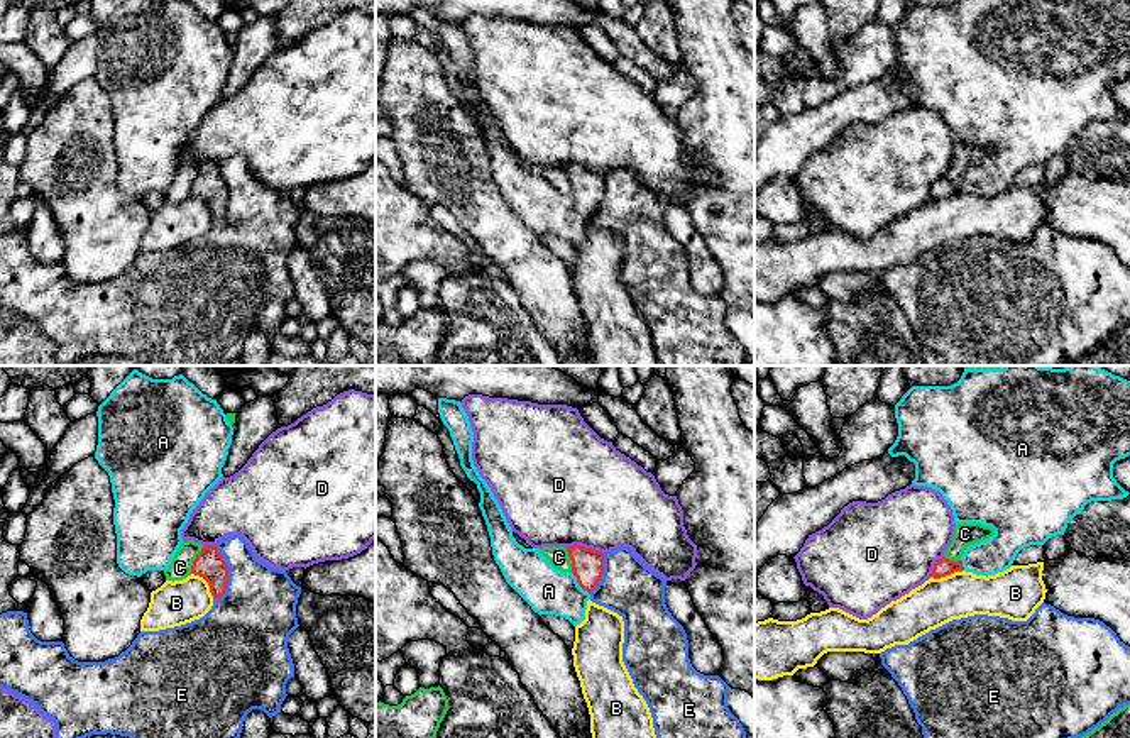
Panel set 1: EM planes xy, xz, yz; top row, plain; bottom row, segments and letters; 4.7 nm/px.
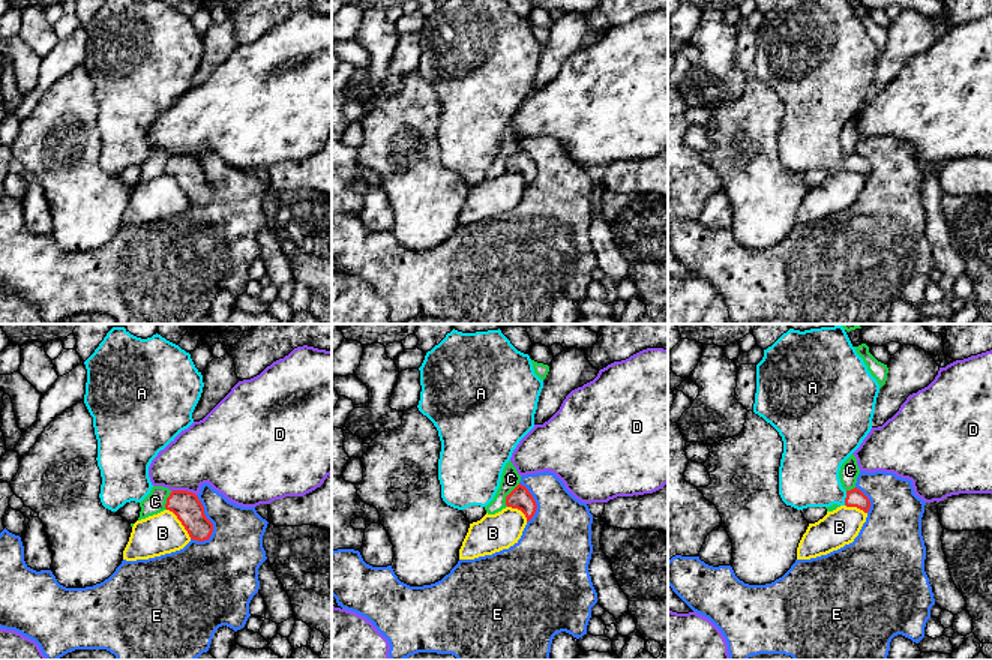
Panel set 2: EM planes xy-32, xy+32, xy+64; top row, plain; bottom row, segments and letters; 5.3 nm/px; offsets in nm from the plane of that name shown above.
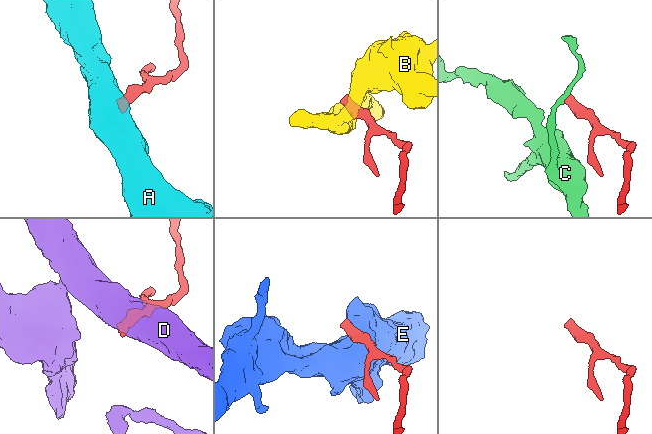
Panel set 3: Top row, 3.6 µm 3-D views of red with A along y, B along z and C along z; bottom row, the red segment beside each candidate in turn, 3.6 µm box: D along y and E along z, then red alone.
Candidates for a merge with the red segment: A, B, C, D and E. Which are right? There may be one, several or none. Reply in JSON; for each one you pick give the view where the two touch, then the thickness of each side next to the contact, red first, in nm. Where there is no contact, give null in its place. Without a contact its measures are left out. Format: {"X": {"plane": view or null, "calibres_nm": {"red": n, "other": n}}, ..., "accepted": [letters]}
{"A": {"plane": "xz", "calibres_nm": {"red": 160, "other": 220}}, "accepted": ["A"]}

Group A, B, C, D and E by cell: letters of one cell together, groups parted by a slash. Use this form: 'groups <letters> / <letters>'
groups A / B / C / D / E

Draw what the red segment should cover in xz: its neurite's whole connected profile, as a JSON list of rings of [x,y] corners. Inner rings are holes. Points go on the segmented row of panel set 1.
[[[438,398],[438,413],[443,425],[448,428],[453,440],[455,450],[460,459],[460,465],[465,471],[467,477],[477,484],[480,493],[479,508],[487,525],[491,537],[491,547],[496,564],[499,565],[506,582],[531,606],[535,613],[555,614],[568,620],[573,626],[580,625],[585,620],[587,601],[590,592],[597,587],[604,574],[604,554],[599,550],[585,548],[580,545],[568,547],[568,557],[572,560],[572,570],[562,572],[555,569],[540,552],[540,548],[524,548],[513,537],[513,530],[494,498],[487,482],[480,477],[477,467],[472,460],[472,442],[474,432],[469,421],[465,410],[460,401]]]

